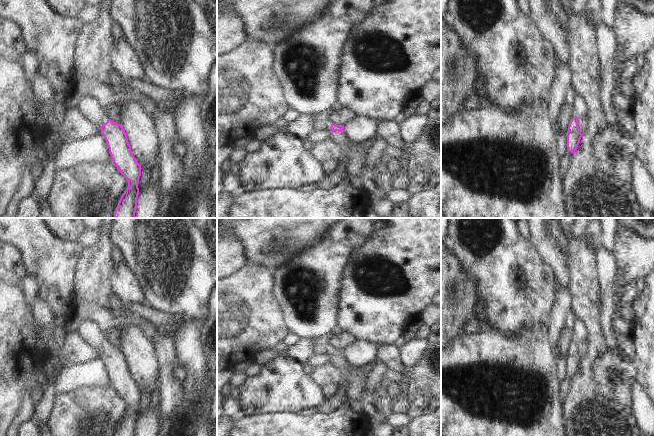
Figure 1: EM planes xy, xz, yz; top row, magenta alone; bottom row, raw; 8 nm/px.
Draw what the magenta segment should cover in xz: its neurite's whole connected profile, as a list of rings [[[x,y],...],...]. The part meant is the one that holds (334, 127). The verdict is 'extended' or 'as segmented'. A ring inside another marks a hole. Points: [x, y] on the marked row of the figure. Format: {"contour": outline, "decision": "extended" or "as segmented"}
{"contour": [[[331,111],[314,114],[315,131],[343,131],[344,126],[332,124],[330,121]]], "decision": "extended"}

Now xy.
{"contour": [[[84,97],[78,107],[87,119],[101,127],[112,161],[128,181],[113,218],[136,218],[138,183],[142,168],[131,151],[123,126],[108,119],[105,107],[94,97]]], "decision": "extended"}

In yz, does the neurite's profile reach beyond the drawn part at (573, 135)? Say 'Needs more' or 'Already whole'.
Already whole

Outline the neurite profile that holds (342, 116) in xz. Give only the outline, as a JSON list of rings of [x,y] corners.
[[[342,107],[337,111],[331,111],[329,118],[332,124],[345,126],[356,117],[350,109]]]

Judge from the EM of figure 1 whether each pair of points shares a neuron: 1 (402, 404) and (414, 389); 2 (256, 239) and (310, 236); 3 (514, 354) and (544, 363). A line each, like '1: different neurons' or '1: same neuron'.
1: different neurons
2: same neuron
3: same neuron

